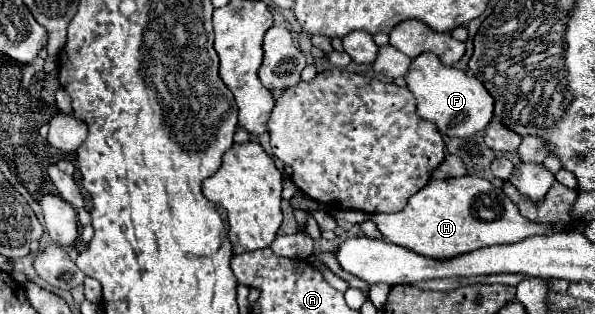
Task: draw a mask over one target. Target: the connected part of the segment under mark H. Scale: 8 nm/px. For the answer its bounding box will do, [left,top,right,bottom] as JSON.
[371,175,563,259]

